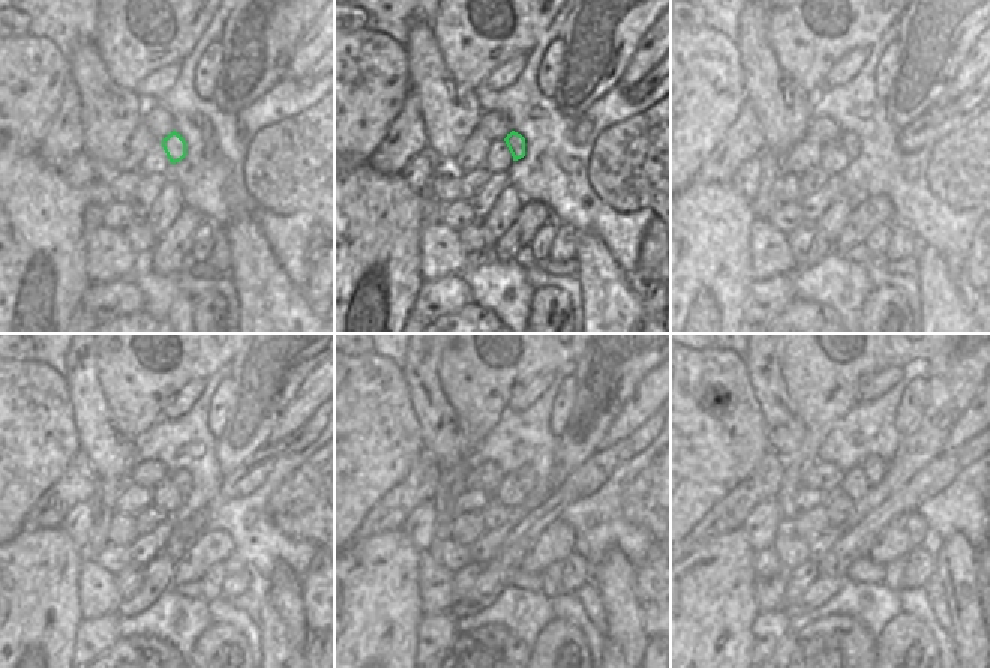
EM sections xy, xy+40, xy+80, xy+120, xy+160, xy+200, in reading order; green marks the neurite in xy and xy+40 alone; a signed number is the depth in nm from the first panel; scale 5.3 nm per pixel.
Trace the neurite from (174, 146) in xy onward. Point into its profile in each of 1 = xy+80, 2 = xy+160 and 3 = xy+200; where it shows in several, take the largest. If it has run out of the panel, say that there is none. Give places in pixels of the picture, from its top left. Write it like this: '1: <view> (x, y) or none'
1: xy+80 (851, 141)
2: xy+160 (525, 476)
3: xy+200 (875, 467)

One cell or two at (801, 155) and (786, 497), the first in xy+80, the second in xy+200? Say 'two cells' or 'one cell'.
two cells

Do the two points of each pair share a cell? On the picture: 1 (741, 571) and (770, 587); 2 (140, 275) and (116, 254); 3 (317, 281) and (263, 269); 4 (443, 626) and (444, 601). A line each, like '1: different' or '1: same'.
1: different
2: different
3: different
4: different

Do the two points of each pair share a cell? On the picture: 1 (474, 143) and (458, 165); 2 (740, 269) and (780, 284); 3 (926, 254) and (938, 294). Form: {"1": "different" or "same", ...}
{"1": "same", "2": "different", "3": "same"}

